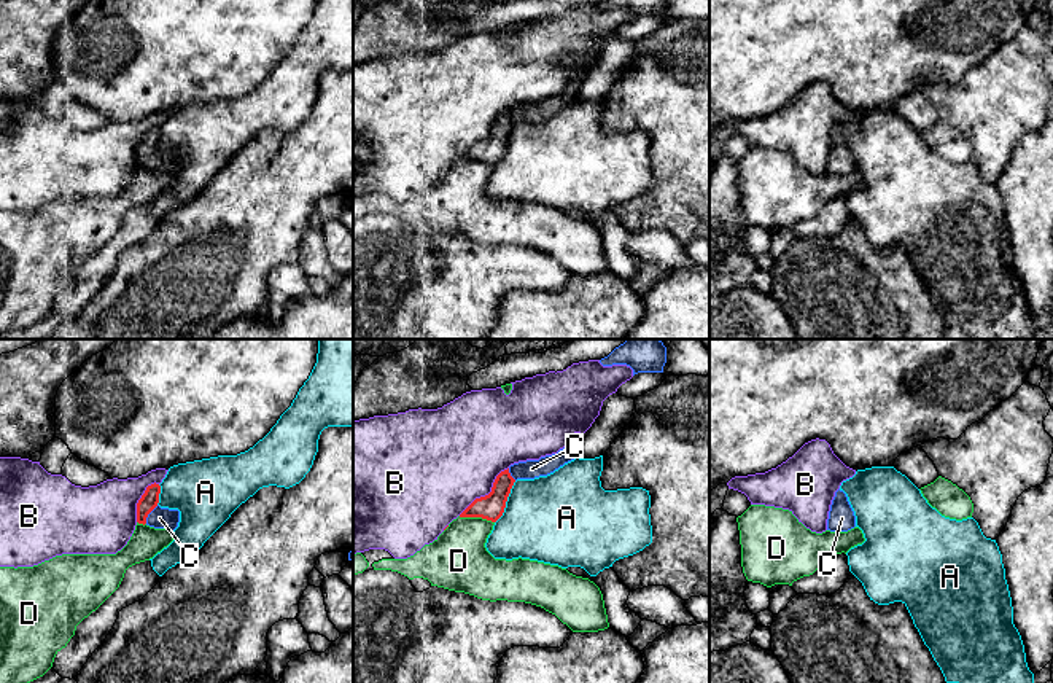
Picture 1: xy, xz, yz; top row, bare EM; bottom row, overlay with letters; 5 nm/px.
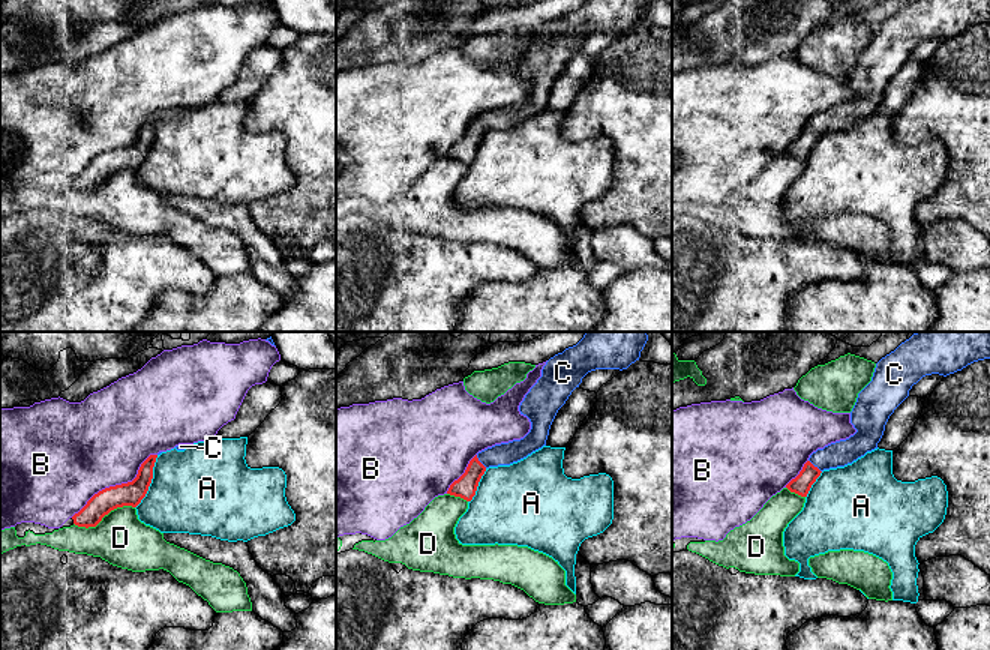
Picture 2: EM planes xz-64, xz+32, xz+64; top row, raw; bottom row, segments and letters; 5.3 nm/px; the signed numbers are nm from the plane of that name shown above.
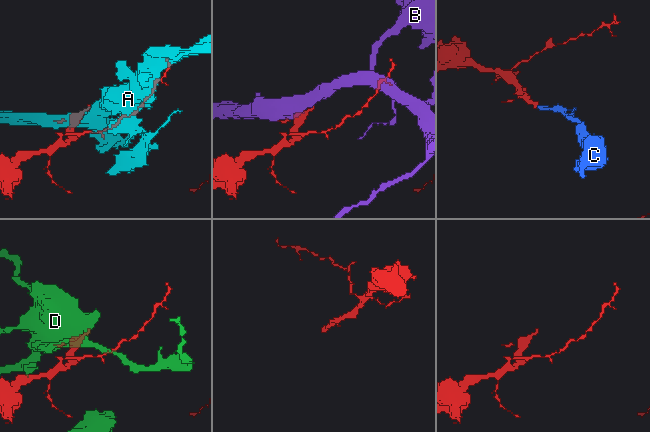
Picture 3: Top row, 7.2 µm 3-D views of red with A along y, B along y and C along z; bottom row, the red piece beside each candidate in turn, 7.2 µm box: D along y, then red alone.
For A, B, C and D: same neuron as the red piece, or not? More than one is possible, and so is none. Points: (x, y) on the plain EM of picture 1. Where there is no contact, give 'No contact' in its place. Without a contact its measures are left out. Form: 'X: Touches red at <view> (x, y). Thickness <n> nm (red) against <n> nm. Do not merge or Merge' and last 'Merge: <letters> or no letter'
A: Touches red at xz (506, 144). Thickness 130 nm (red) against 440 nm. Do not merge
B: Touches red at xz (489, 137). Thickness 130 nm (red) against 460 nm. Do not merge
C: Touches red at xy (148, 156). Thickness 90 nm (red) against 110 nm. Merge
D: Touches red at xz (476, 160). Thickness 130 nm (red) against 300 nm. Do not merge
Merge: C

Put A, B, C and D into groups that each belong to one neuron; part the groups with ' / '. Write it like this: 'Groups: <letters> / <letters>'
Groups: A / B / C / D

